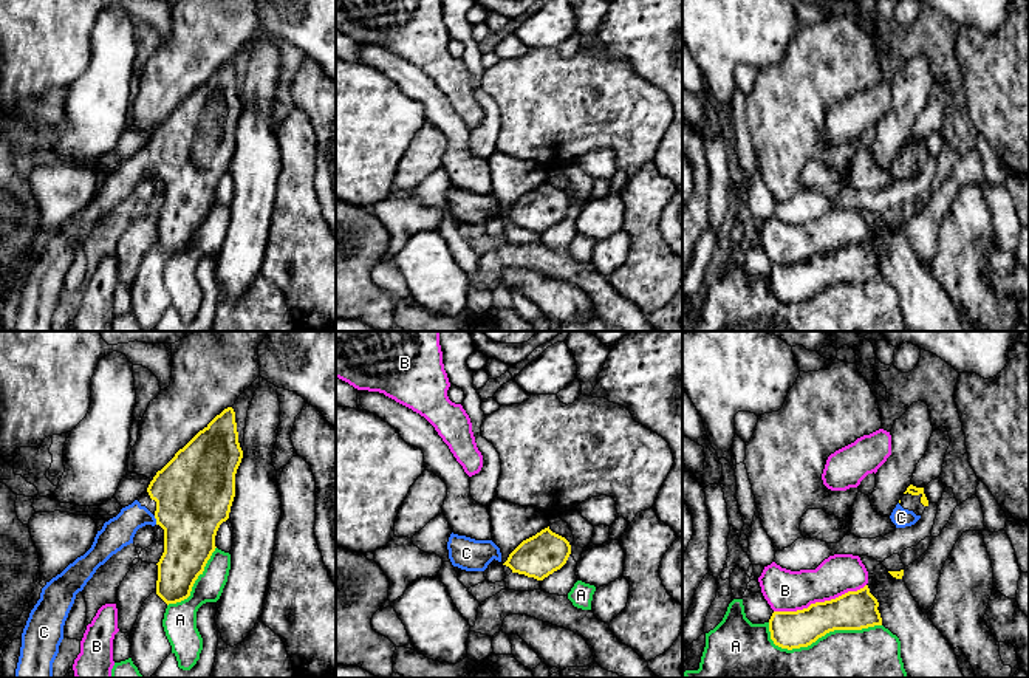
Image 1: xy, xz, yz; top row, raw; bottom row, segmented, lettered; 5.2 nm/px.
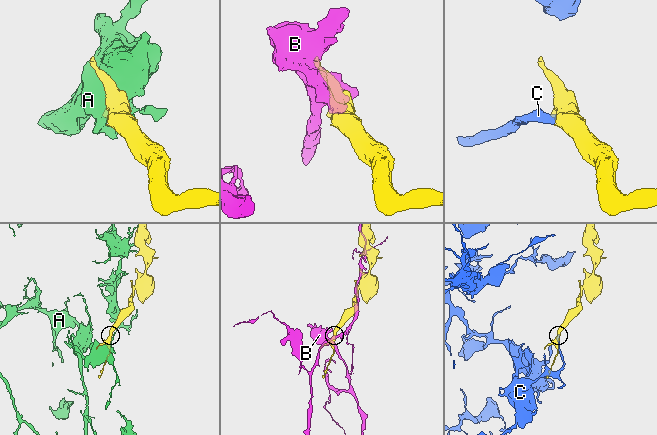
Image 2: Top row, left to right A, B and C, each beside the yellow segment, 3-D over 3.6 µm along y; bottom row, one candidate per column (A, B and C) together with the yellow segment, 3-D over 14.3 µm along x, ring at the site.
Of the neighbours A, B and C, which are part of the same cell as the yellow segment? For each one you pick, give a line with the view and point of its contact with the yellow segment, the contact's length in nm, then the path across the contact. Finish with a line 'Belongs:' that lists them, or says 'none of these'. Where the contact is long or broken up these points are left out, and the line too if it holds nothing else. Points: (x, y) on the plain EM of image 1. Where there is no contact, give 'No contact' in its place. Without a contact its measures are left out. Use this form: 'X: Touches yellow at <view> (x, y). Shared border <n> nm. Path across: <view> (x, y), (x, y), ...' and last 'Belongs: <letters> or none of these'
C: Touches yellow at xy (157, 174). Shared border 50 nm. Path across: xy (194, 146), (172, 167), (157, 174), (129, 174), (116, 186)
Belongs: C

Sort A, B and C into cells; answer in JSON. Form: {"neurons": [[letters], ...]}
{"neurons": [["A"], ["B"], ["C"]]}

